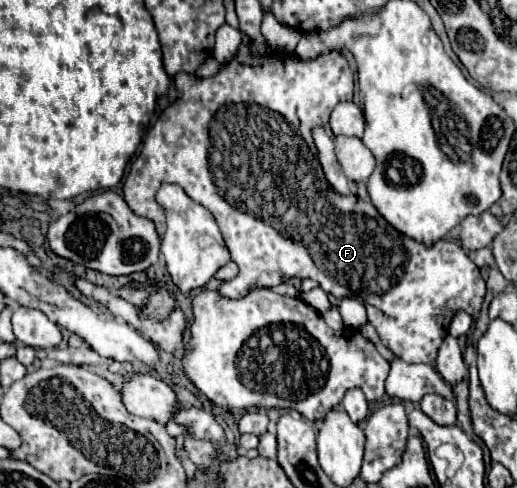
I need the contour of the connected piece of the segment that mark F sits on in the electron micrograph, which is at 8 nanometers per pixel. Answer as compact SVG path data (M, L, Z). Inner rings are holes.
M244 37L244 41L238 47L238 53L234 55L234 59L224 63L214 77L196 79L194 75L178 73L174 83L176 83L176 91L180 93L180 97L170 107L166 107L162 111L162 115L158 117L152 129L148 131L148 135L144 137L142 151L136 157L136 161L132 163L128 177L124 179L123 197L126 199L126 203L132 207L132 211L136 211L138 215L144 215L144 217L148 217L148 219L152 219L156 223L156 229L158 229L160 238L166 231L166 216L164 209L156 203L154 195L156 195L156 191L158 191L162 181L180 185L196 203L202 203L208 211L212 211L212 215L218 219L218 227L222 231L226 247L230 249L232 261L236 261L238 267L240 267L238 277L234 277L230 281L224 281L218 287L220 295L230 297L230 299L240 299L240 297L248 295L252 289L256 289L256 287L274 287L274 285L278 285L278 283L282 283L282 281L286 281L290 277L298 277L298 279L310 277L310 279L318 281L320 287L326 293L330 293L330 295L334 295L338 299L352 297L352 299L358 299L358 301L366 303L368 323L372 323L374 329L380 333L382 345L392 349L394 355L398 355L406 363L432 363L438 357L440 343L448 335L448 325L450 325L452 317L458 311L466 311L468 315L474 315L474 319L478 319L480 307L482 307L482 301L484 301L484 295L486 295L486 281L482 279L478 267L470 261L468 253L458 243L440 239L440 241L436 241L432 245L424 245L420 241L414 241L414 239L402 235L400 231L396 231L390 223L386 223L384 217L376 211L376 207L370 201L362 201L356 195L340 197L328 185L328 181L326 181L326 177L322 173L320 161L318 161L318 149L314 145L312 131L314 131L314 127L322 127L322 125L328 123L328 117L330 117L330 111L332 111L334 105L338 105L342 101L352 101L352 97L354 97L354 73L352 73L352 69L348 65L346 57L338 49L328 51L324 55L318 55L314 59L300 59L296 53L286 53L286 51L268 51L264 55L254 55L252 49L250 49L250 41Z

